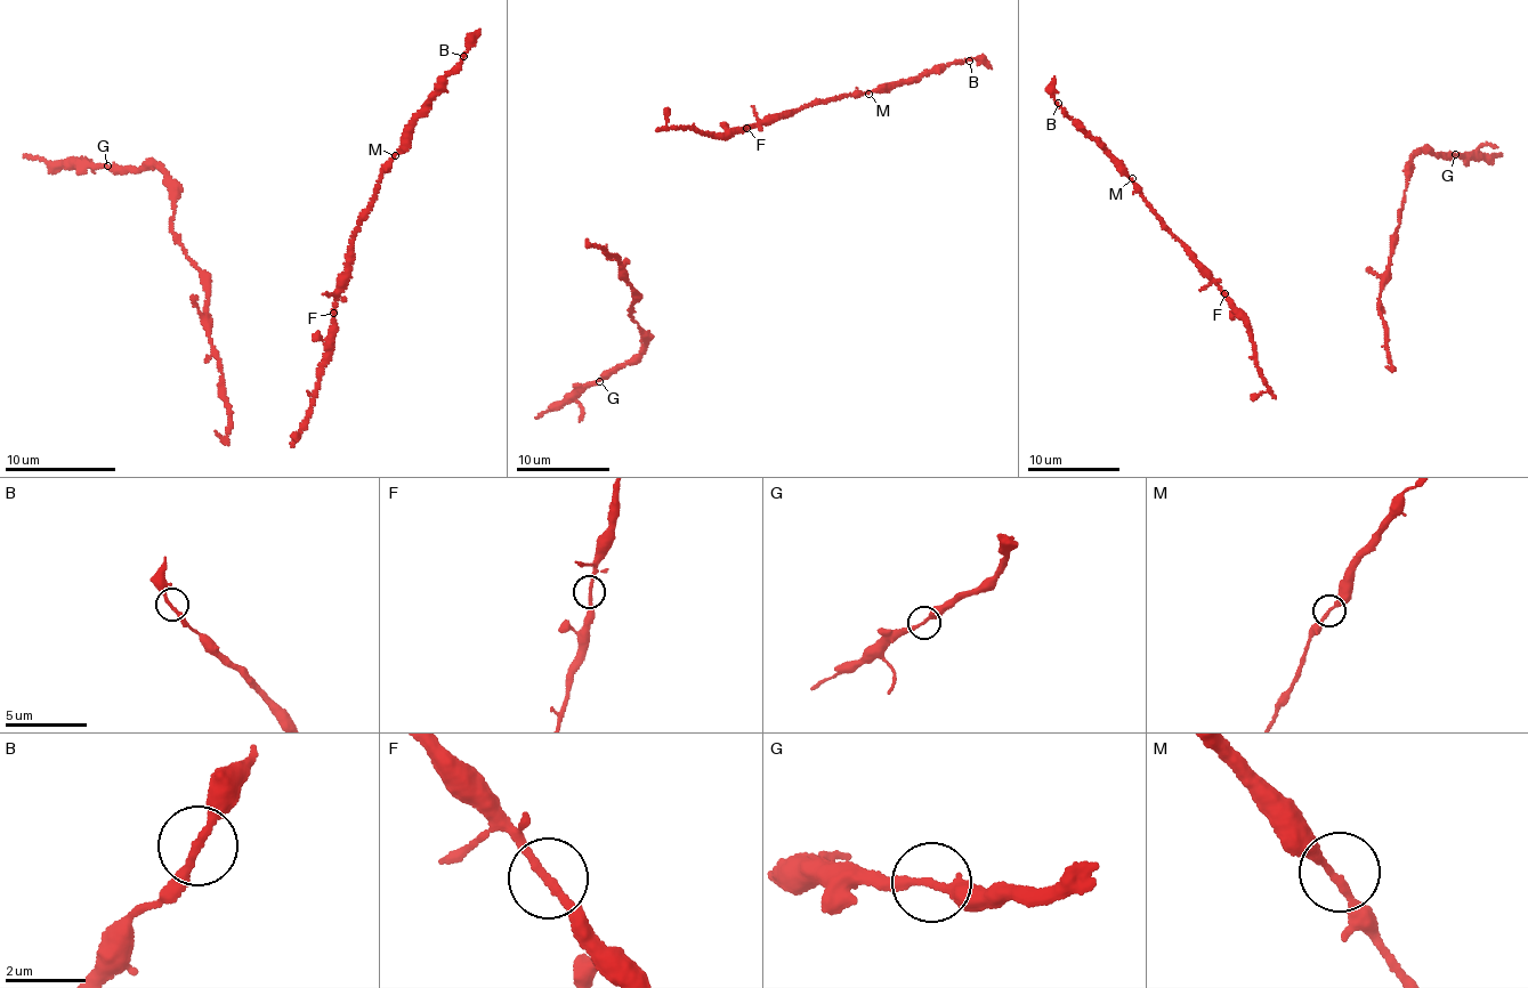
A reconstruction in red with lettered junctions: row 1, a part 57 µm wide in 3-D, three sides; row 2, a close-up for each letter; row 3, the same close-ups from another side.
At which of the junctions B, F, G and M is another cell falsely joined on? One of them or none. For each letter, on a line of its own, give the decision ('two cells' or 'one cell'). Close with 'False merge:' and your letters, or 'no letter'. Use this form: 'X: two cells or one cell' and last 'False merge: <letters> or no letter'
B: one cell
F: one cell
G: one cell
M: one cell
False merge: no letter

